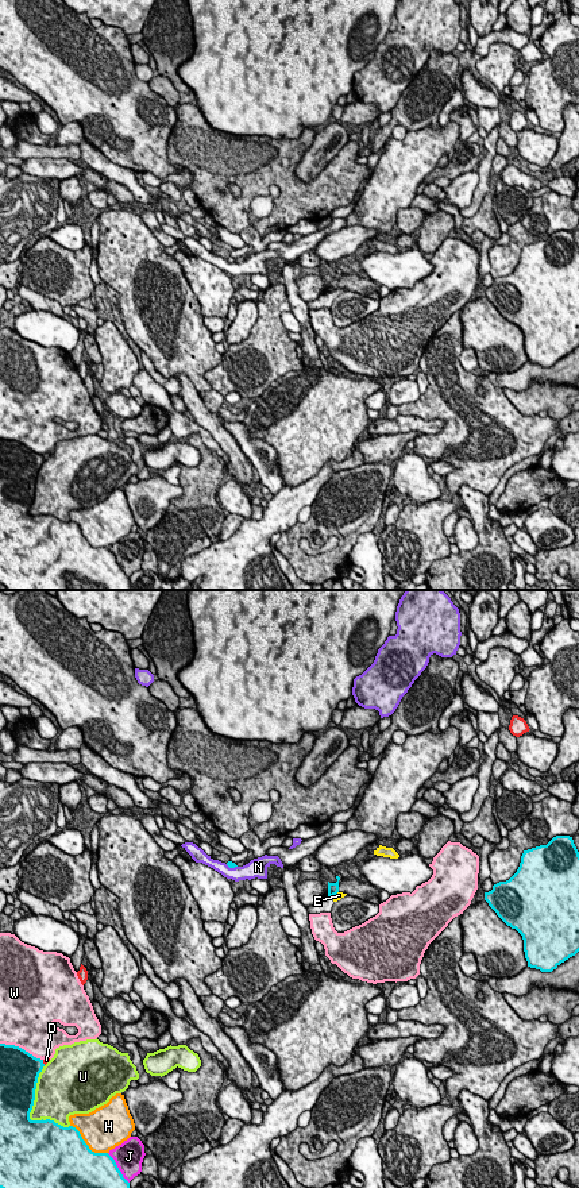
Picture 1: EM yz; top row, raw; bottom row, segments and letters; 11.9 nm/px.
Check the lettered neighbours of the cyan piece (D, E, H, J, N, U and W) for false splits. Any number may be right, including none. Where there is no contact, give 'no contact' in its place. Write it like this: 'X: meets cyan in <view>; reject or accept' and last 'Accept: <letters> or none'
D: meets cyan in yz; reject
E: meets cyan in yz; reject
H: meets cyan in yz; reject
J: meets cyan in yz; reject
N: meets cyan in yz; reject
U: meets cyan in yz; reject
W: meets cyan in yz; reject
Accept: none

